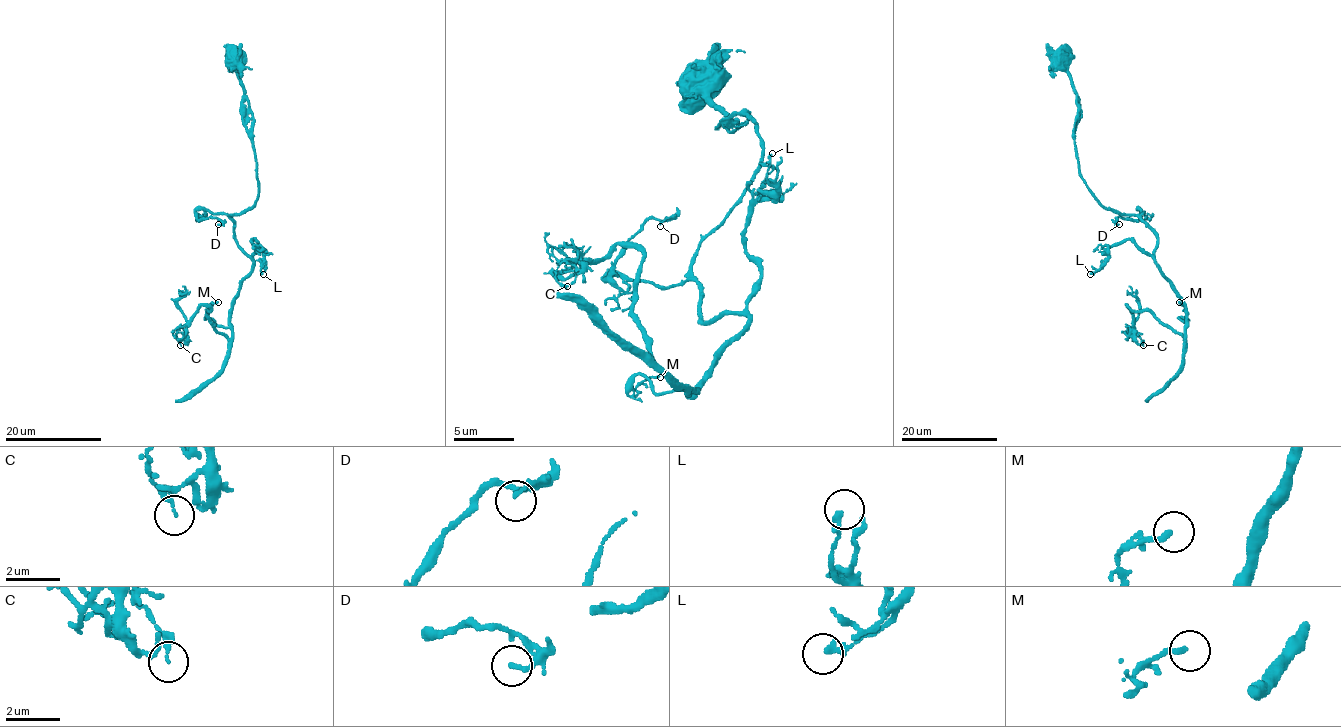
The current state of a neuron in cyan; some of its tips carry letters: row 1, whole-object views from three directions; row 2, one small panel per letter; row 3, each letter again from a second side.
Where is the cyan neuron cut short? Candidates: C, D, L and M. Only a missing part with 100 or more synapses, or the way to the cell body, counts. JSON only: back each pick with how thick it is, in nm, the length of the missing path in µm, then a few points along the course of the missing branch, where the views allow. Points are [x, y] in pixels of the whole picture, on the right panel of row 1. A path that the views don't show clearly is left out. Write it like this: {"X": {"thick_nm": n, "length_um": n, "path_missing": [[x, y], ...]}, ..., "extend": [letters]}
{"extend": []}

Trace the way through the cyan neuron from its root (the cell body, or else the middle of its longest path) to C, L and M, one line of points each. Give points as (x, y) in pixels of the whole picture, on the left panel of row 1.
C: (234, 59), (258, 199), (230, 218), (253, 268), (230, 308), (231, 337), (201, 305), (177, 332), (180, 345)
L: (234, 59), (253, 118), (258, 199), (230, 218), (236, 242), (251, 256), (252, 239), (263, 251), (263, 274)
M: (234, 59), (253, 118), (258, 199), (230, 216), (253, 268), (228, 327), (207, 317), (218, 302)

